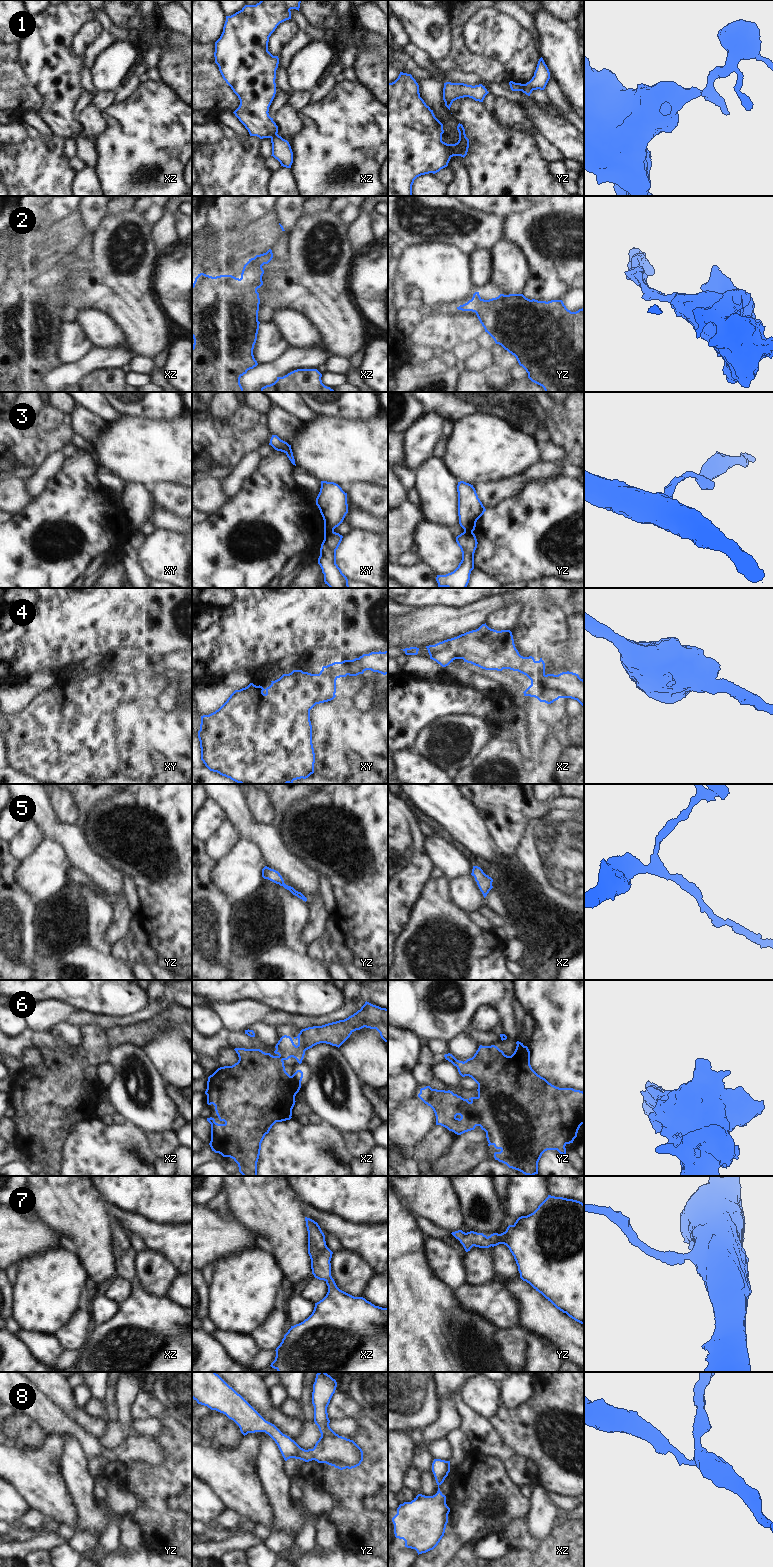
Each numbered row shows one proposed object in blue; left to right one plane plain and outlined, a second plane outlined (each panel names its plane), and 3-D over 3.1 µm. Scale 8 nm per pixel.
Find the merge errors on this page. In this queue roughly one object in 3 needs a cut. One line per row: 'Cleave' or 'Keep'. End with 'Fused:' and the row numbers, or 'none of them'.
1: Cleave
2: Keep
3: Cleave
4: Keep
5: Keep
6: Keep
7: Keep
8: Keep
Fused: 1, 3

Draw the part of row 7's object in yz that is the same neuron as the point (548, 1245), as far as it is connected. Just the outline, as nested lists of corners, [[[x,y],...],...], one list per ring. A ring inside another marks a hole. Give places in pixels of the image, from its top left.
[[[548,1195],[533,1213],[519,1217],[501,1234],[493,1233],[487,1237],[483,1233],[474,1231],[465,1233],[462,1230],[451,1234],[460,1241],[466,1252],[473,1246],[489,1248],[499,1244],[506,1245],[514,1256],[520,1278],[541,1293],[557,1309],[584,1324],[584,1204],[582,1202]]]

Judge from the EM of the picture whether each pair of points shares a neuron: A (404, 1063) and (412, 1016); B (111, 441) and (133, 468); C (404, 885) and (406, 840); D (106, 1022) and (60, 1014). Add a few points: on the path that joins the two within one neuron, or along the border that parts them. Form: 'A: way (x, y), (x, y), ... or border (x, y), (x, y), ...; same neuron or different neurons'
A: border (398, 1027), (408, 1030), (420, 1038); different neurons
B: way (118, 448), (131, 461); same neuron
C: way (404, 874), (404, 851); same neuron
D: border (77, 1009), (63, 1021); different neurons

